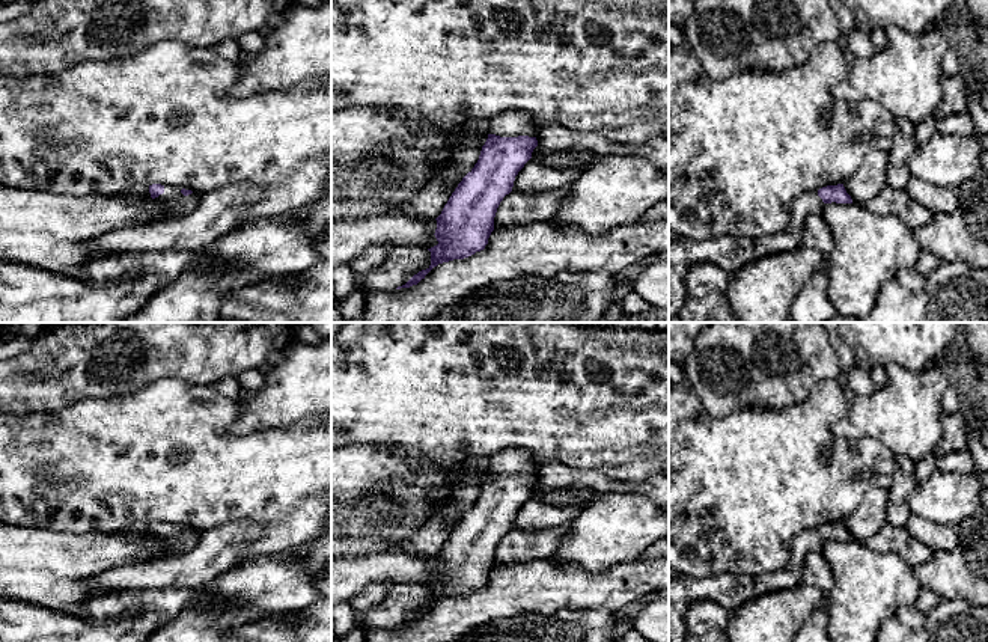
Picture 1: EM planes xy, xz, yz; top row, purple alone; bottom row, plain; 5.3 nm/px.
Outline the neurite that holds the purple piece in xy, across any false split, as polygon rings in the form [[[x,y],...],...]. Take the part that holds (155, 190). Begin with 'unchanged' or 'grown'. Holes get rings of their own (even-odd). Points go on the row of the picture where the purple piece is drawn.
grown | [[[161,184],[149,185],[149,193],[164,208],[161,219],[175,219],[188,214],[199,200],[199,196],[191,190],[179,190]]]

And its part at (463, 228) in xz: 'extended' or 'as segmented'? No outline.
extended

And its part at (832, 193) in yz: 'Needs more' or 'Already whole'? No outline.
Needs more

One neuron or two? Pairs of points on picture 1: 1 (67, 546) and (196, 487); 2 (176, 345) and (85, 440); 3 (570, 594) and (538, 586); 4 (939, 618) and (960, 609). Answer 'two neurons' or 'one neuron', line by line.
1: two neurons
2: two neurons
3: one neuron
4: one neuron

